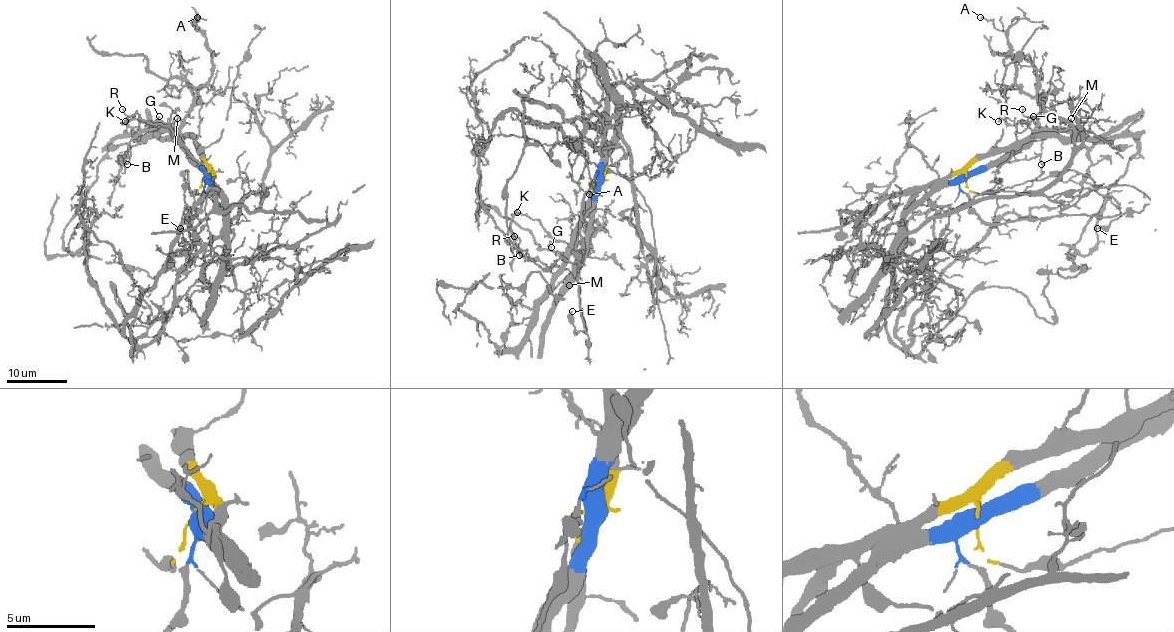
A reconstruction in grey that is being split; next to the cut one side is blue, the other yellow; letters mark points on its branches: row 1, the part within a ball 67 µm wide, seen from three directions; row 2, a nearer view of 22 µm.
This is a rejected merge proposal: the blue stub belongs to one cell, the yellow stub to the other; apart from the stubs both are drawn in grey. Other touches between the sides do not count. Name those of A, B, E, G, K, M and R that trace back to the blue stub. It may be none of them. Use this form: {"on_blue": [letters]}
{"on_blue": ["A", "B", "G", "K", "R"]}

